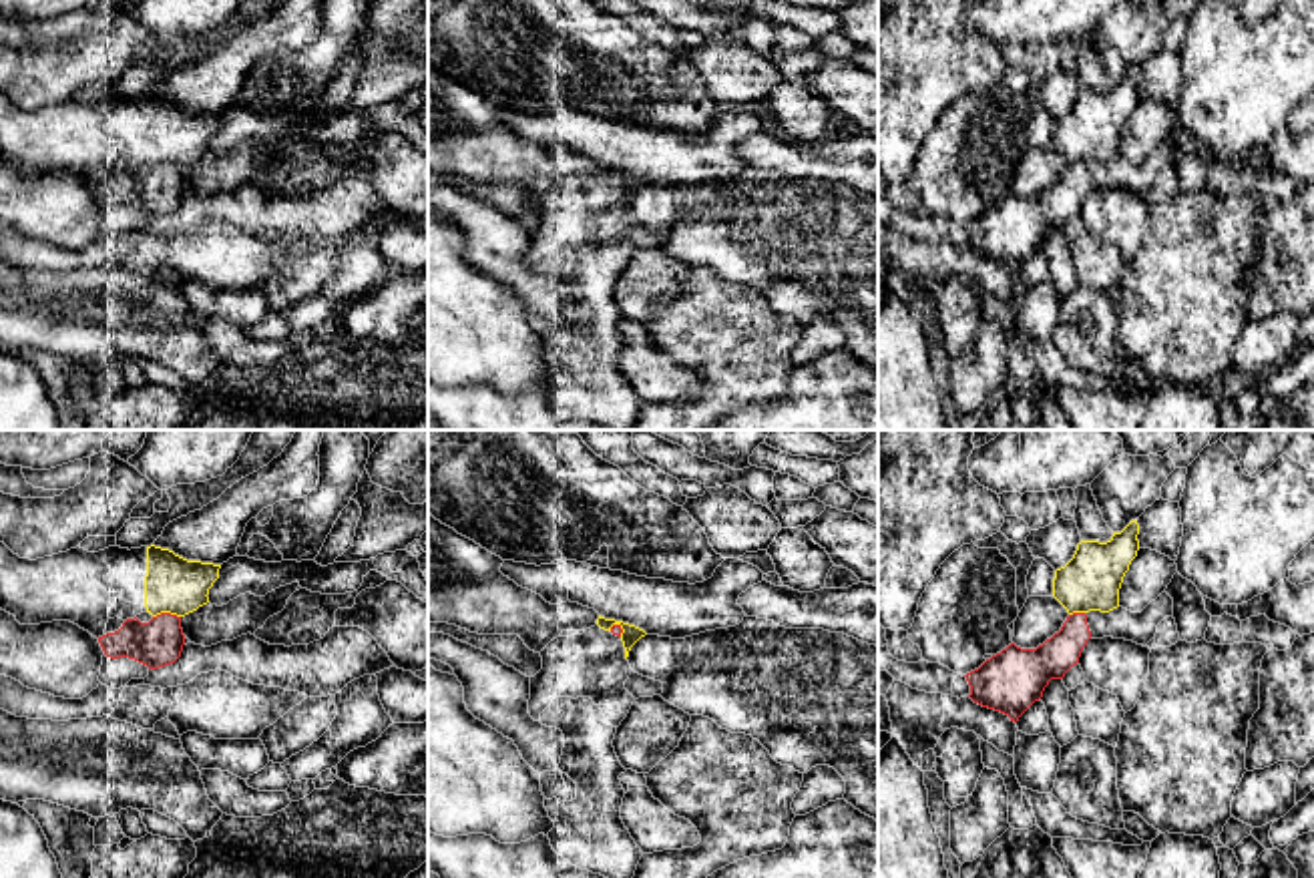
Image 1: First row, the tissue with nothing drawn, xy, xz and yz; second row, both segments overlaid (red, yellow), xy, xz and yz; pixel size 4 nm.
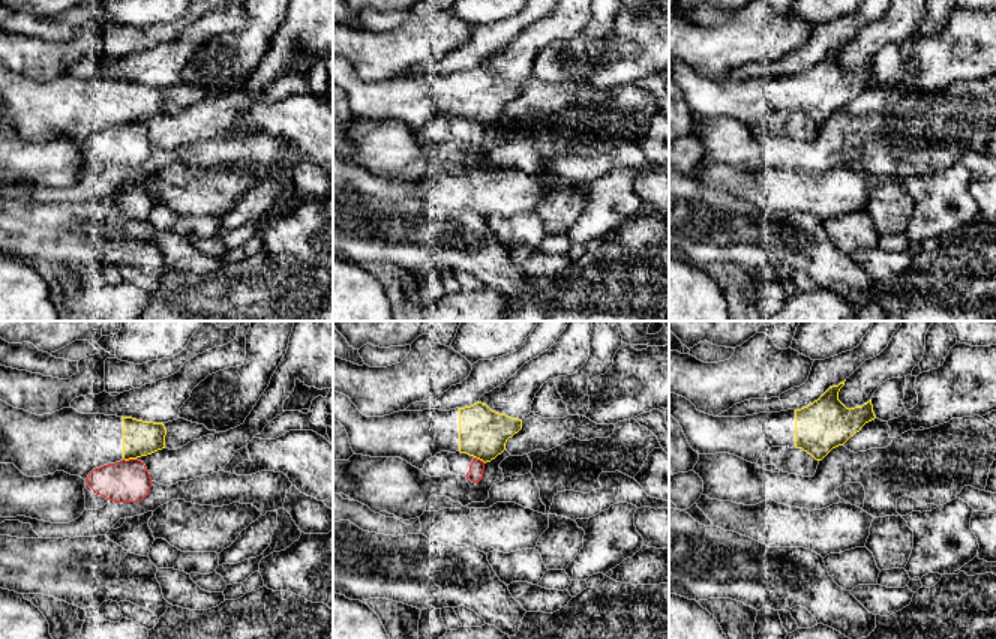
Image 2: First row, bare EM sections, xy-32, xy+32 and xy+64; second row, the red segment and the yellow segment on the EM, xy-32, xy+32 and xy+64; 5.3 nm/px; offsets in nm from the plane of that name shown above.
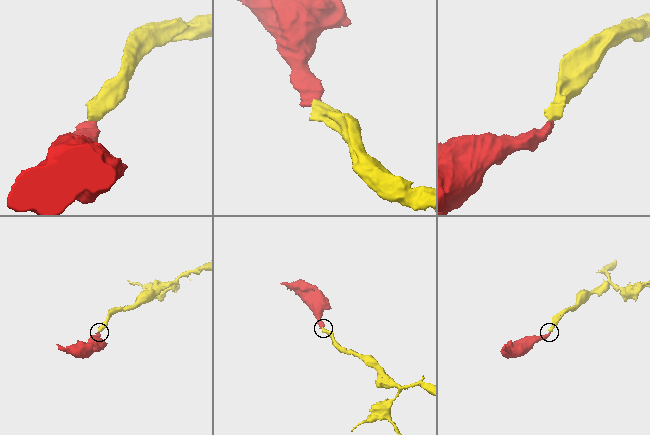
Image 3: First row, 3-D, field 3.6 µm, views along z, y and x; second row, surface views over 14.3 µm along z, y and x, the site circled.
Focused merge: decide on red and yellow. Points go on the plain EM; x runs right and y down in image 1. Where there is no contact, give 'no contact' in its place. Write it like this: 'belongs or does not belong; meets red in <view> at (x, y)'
does not belong; meets red in xy at (165, 163)

